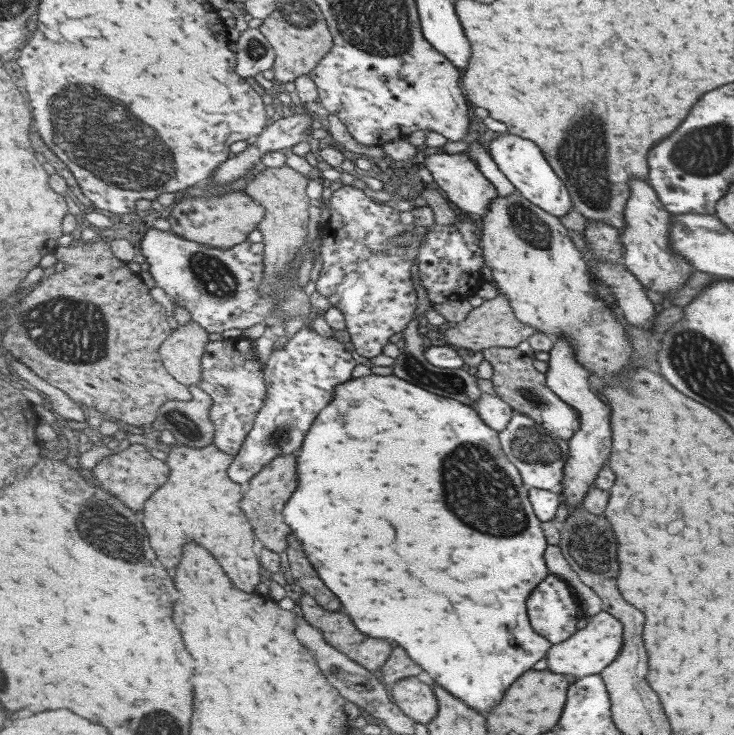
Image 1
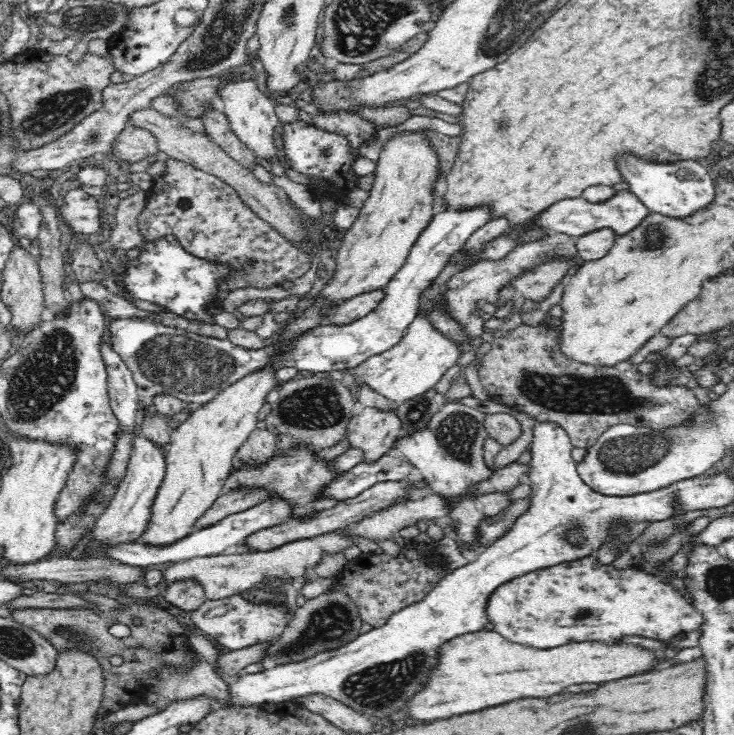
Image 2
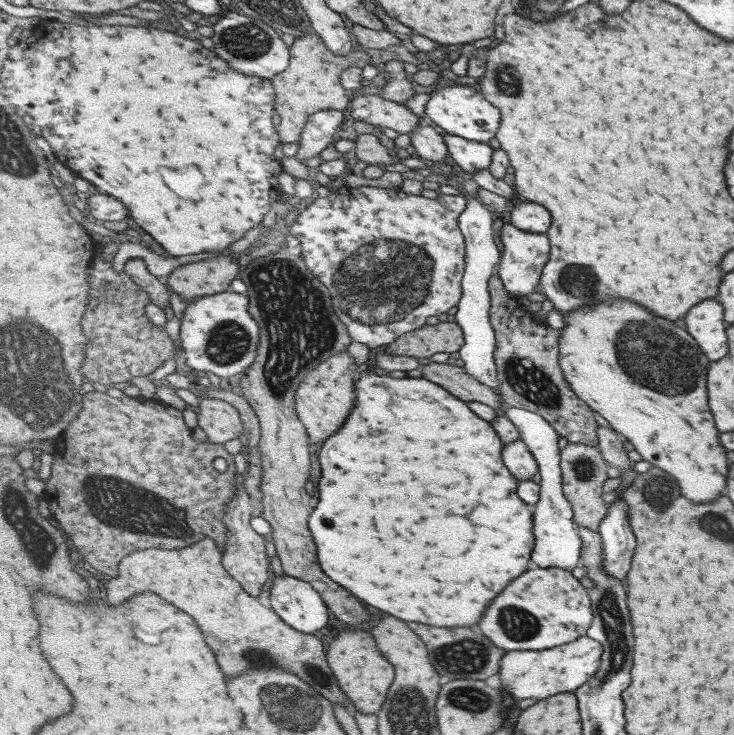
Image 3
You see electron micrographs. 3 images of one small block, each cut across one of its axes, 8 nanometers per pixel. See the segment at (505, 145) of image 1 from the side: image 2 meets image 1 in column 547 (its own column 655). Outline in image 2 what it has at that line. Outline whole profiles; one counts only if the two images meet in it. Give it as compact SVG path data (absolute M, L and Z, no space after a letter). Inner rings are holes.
M626 150L622 156L616 158L616 170L620 173L621 180L628 183L630 190L648 207L648 210L661 212L671 215L672 218L682 218L682 216L692 214L694 210L700 210L706 206L714 195L713 176L710 168L704 168L698 160L694 158L686 159L658 159L655 157L646 157L646 155L637 154L635 150Z

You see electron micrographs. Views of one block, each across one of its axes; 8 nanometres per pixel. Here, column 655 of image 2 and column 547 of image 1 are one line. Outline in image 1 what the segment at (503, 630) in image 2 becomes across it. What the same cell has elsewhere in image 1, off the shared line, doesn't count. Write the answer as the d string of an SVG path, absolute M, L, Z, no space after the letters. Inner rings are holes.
M553 573L545 581L537 585L533 594L529 595L528 612L533 620L533 628L545 638L548 638L554 645L565 642L579 630L579 620L585 617L585 610L581 605L582 600L573 593L571 587L563 579Z

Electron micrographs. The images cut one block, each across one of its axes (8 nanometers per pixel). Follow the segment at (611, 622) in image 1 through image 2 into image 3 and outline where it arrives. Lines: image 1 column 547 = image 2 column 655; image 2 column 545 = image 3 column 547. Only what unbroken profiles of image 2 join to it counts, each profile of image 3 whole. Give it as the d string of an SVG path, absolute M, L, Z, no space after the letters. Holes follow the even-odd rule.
M588 634L552 649L508 651L503 658L499 676L503 680L503 688L515 698L543 700L561 692L575 692L577 688L581 688L591 676L597 674L601 666L601 654L603 644Z

